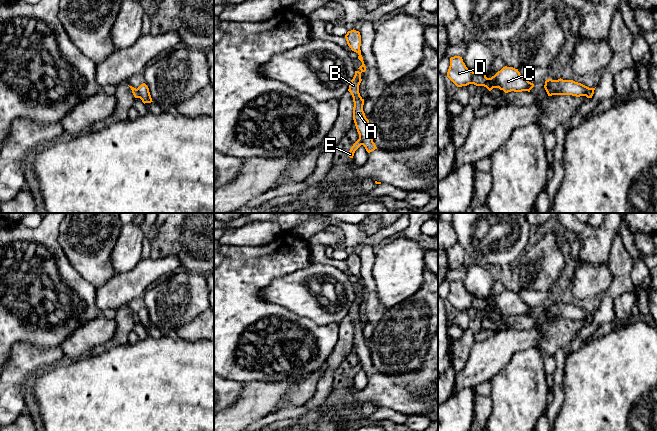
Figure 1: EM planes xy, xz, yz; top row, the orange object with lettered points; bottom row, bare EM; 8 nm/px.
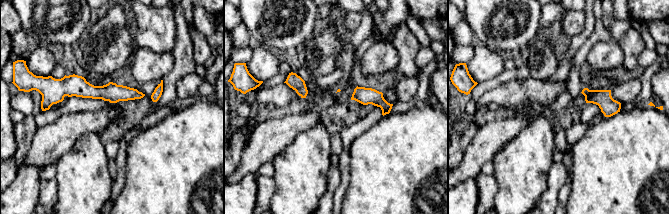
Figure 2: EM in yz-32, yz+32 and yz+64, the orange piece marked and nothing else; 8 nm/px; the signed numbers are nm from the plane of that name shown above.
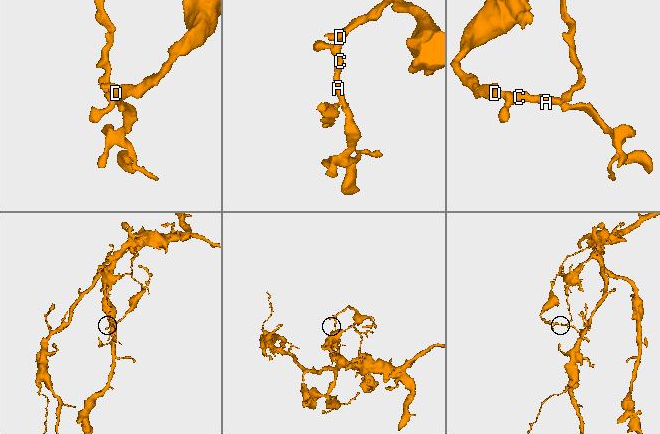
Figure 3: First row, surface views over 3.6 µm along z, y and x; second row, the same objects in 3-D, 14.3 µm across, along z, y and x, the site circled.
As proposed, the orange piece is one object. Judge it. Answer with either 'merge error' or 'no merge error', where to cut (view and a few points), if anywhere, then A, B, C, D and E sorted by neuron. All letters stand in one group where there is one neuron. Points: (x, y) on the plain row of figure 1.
merge error; cut xy (136, 313), (139, 321); groups A B C D / E

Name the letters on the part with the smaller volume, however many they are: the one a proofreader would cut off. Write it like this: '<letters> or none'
A, B, C, D

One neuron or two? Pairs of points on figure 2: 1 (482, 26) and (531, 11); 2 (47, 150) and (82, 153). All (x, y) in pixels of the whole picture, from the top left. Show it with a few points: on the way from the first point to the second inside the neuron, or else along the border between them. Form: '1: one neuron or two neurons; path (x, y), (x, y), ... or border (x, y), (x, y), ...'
1: one neuron; path (494, 28), (509, 28), (516, 21), (519, 21)
2: two neurons; border (82, 135), (53, 163)

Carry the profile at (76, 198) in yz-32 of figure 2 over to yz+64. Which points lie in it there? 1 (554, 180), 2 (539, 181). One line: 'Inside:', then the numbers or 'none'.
Inside: 2

